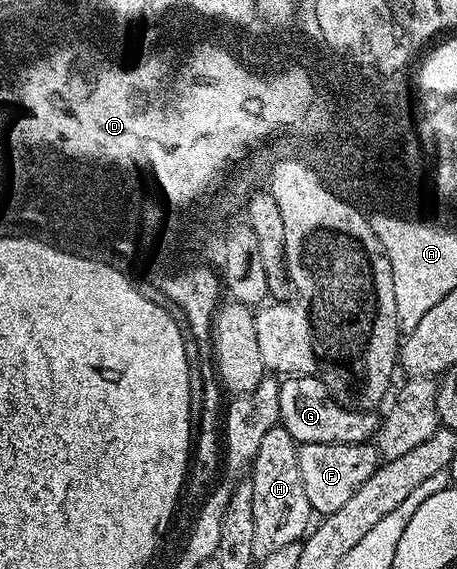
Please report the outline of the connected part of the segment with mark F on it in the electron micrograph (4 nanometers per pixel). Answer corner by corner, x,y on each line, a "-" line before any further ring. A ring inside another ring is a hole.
375,443
363,444
301,444
298,447
298,470
302,474
302,487
306,490
306,498
310,498
313,513
321,517
334,514
334,510
342,510
342,506
370,474
380,467
382,459

